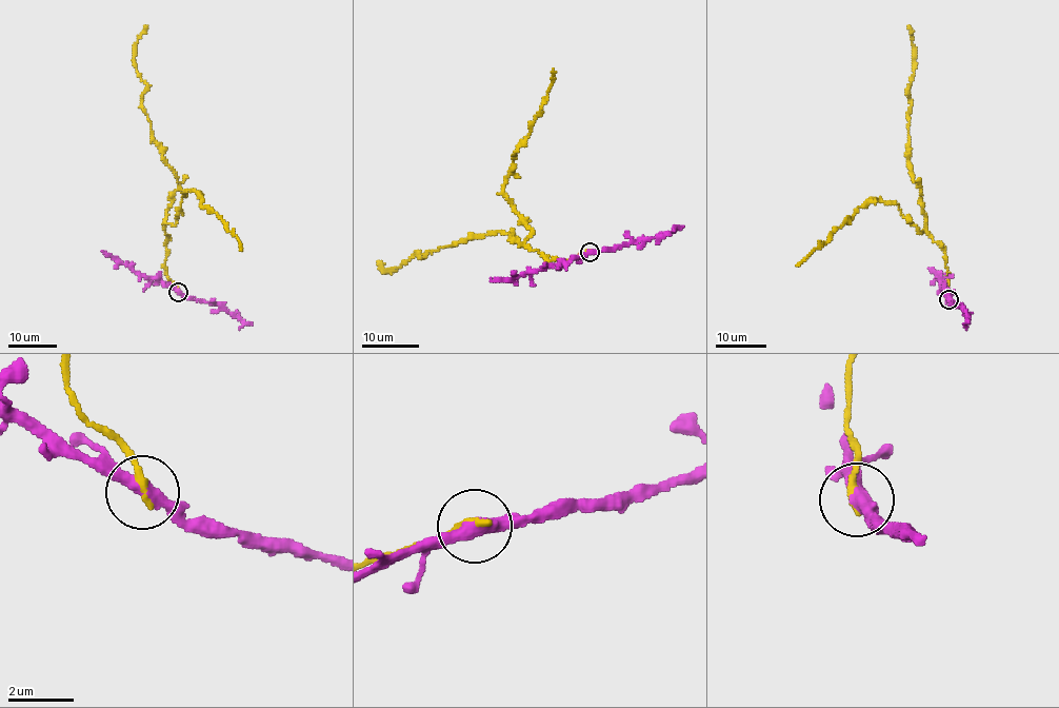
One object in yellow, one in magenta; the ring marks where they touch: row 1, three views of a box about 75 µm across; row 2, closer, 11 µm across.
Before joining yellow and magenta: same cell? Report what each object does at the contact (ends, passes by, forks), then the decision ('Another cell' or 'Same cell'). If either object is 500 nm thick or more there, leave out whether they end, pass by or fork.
At the ring yellow ends. At the ring magenta passes by. Another cell

